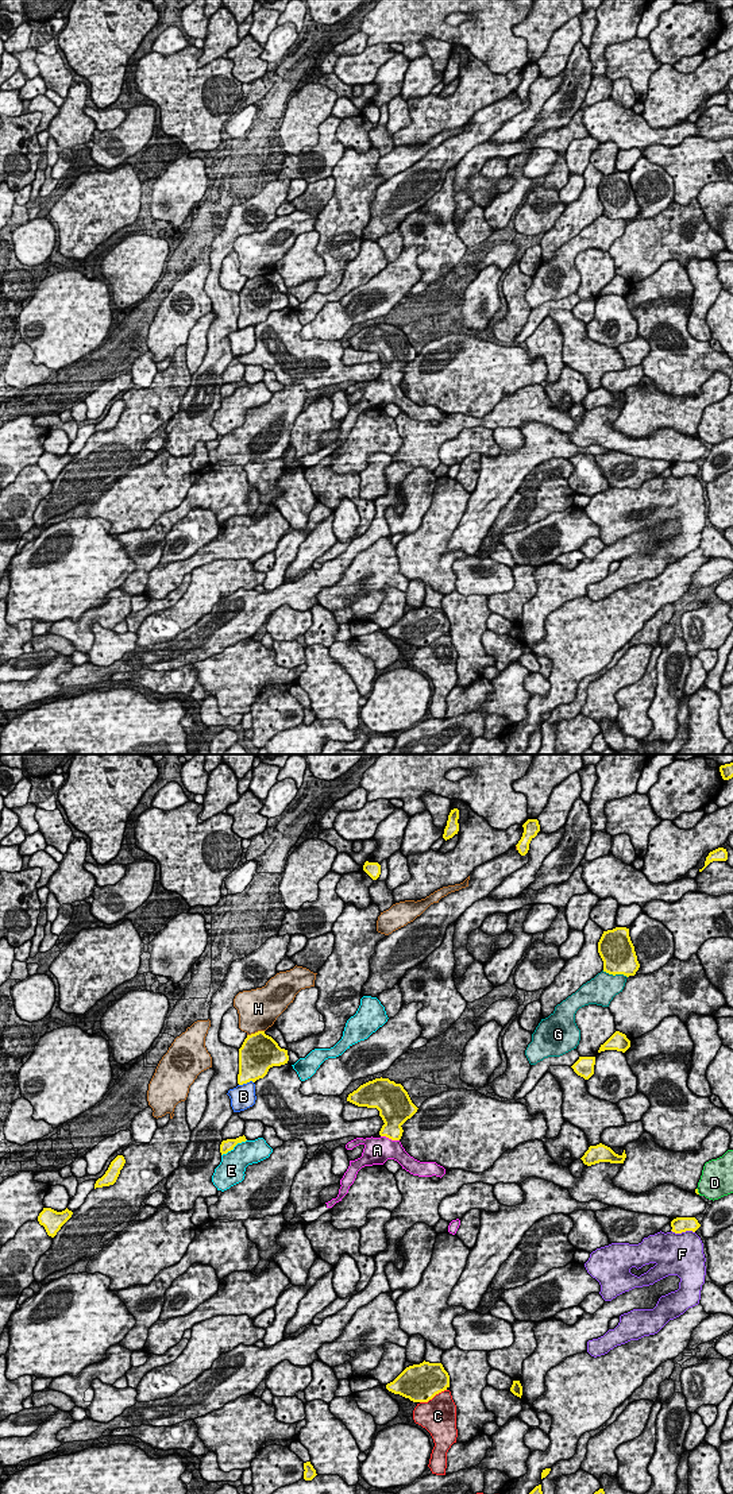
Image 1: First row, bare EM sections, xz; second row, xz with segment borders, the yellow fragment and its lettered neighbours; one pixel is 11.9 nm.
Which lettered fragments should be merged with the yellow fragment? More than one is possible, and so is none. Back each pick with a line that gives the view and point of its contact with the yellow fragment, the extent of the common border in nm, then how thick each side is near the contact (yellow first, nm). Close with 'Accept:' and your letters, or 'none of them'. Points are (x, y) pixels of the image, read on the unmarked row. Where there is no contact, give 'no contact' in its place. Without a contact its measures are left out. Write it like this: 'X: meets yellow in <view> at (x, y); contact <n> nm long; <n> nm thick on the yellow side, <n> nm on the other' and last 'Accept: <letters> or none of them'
A: meets yellow in xz at (390, 382); contact 240 nm long; 260 nm thick on the yellow side, 320 nm on the other
Accept: A

